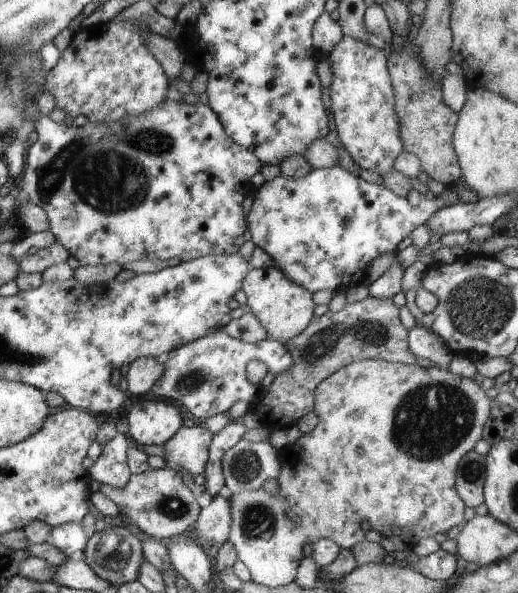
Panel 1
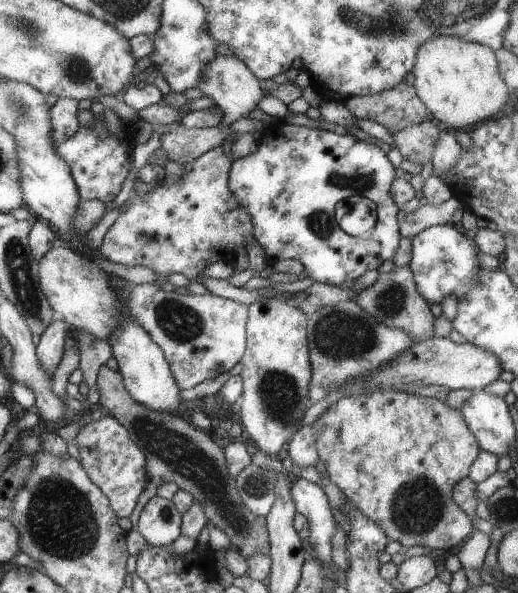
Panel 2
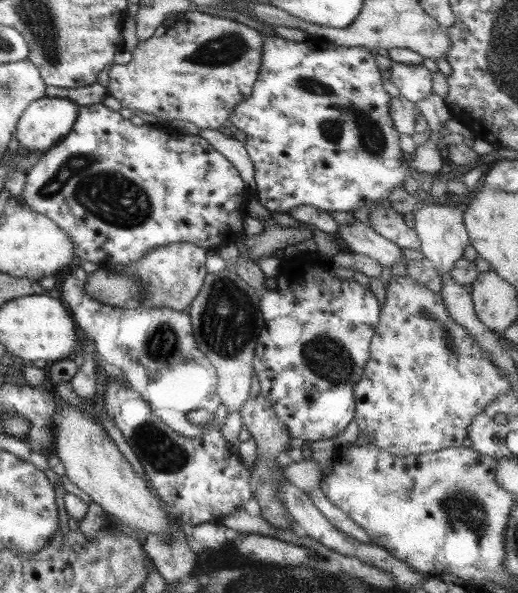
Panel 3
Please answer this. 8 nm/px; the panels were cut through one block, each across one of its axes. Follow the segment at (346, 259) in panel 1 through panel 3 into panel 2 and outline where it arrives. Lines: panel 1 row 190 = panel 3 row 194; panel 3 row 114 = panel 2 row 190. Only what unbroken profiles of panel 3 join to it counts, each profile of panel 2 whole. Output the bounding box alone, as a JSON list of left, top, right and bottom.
[228,121,401,285]

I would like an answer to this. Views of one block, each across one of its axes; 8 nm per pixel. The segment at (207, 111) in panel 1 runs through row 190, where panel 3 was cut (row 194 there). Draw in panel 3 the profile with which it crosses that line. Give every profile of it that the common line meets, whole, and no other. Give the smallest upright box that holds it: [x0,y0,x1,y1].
[19,103,252,266]

